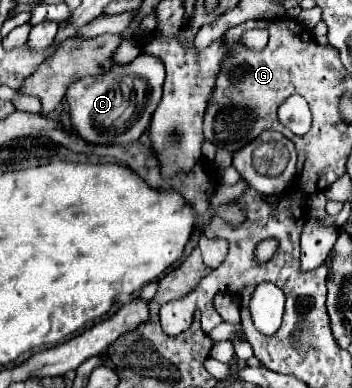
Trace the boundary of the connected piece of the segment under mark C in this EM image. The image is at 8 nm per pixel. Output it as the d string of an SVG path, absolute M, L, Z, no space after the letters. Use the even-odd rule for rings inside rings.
M139 55L137 59L133 59L127 65L111 67L107 73L103 73L103 77L85 77L83 81L71 83L65 99L69 103L73 133L77 133L83 141L87 141L91 145L121 145L121 143L137 141L149 127L151 115L153 115L157 103L161 101L163 77L165 77L165 69L157 57Z

